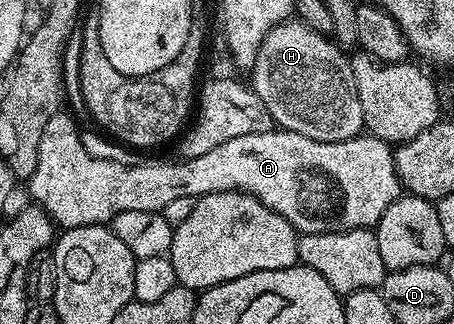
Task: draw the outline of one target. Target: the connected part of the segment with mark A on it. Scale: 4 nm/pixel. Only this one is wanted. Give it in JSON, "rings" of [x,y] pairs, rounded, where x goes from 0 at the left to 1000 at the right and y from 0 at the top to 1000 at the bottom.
{"rings":[[[130,340],[110,364],[108,377],[101,380],[101,401],[93,404],[93,432],[84,448],[81,512],[75,515],[70,543],[57,556],[64,599],[79,614],[73,620],[95,642],[115,670],[117,691],[134,707],[198,698],[200,691],[236,694],[269,648],[359,654],[361,639],[383,611],[419,611],[421,605],[438,611],[465,593],[540,593],[559,611],[568,611],[586,636],[595,636],[595,648],[621,660],[621,673],[630,673],[630,685],[645,691],[654,719],[760,716],[782,704],[826,707],[828,691],[841,673],[841,660],[850,660],[855,639],[885,602],[885,571],[879,537],[872,534],[866,460],[848,432],[835,432],[833,423],[817,414],[795,414],[771,426],[762,438],[700,438],[674,426],[674,414],[601,401],[597,407],[570,407],[568,414],[533,414],[533,426],[507,426],[507,438],[489,438],[489,451],[463,463],[463,475],[443,475],[438,488],[419,488],[416,494],[403,488],[385,488],[388,494],[326,494],[319,506],[271,506],[264,494],[227,494],[220,481],[200,481],[194,472],[192,451],[176,435],[176,407],[167,392],[172,392],[170,373],[148,343]]]}

